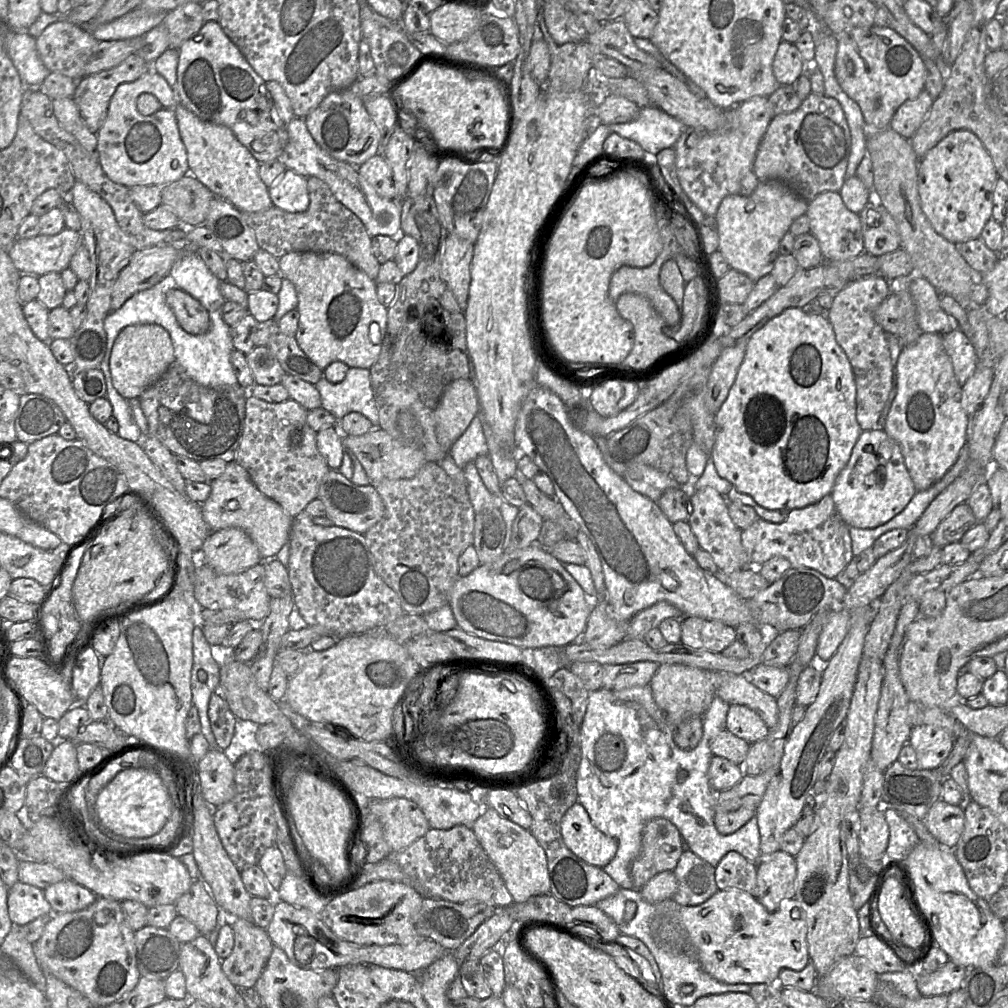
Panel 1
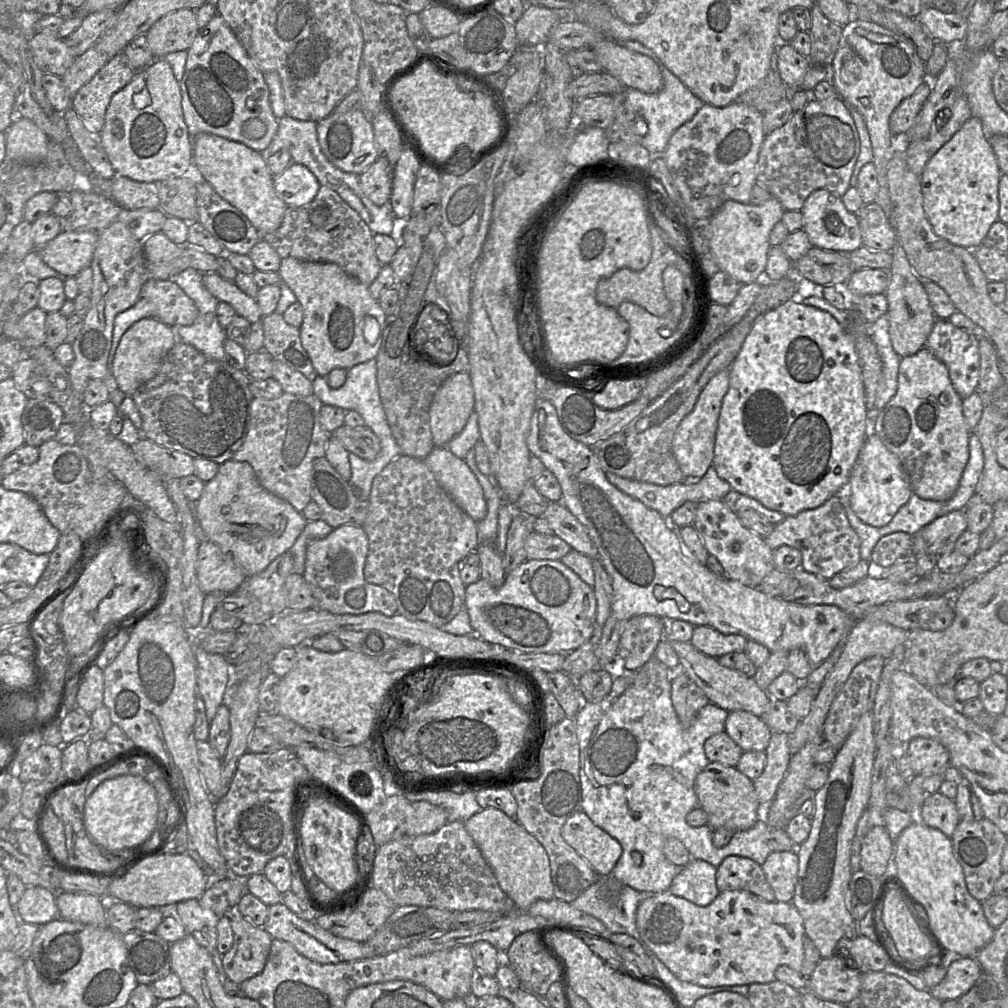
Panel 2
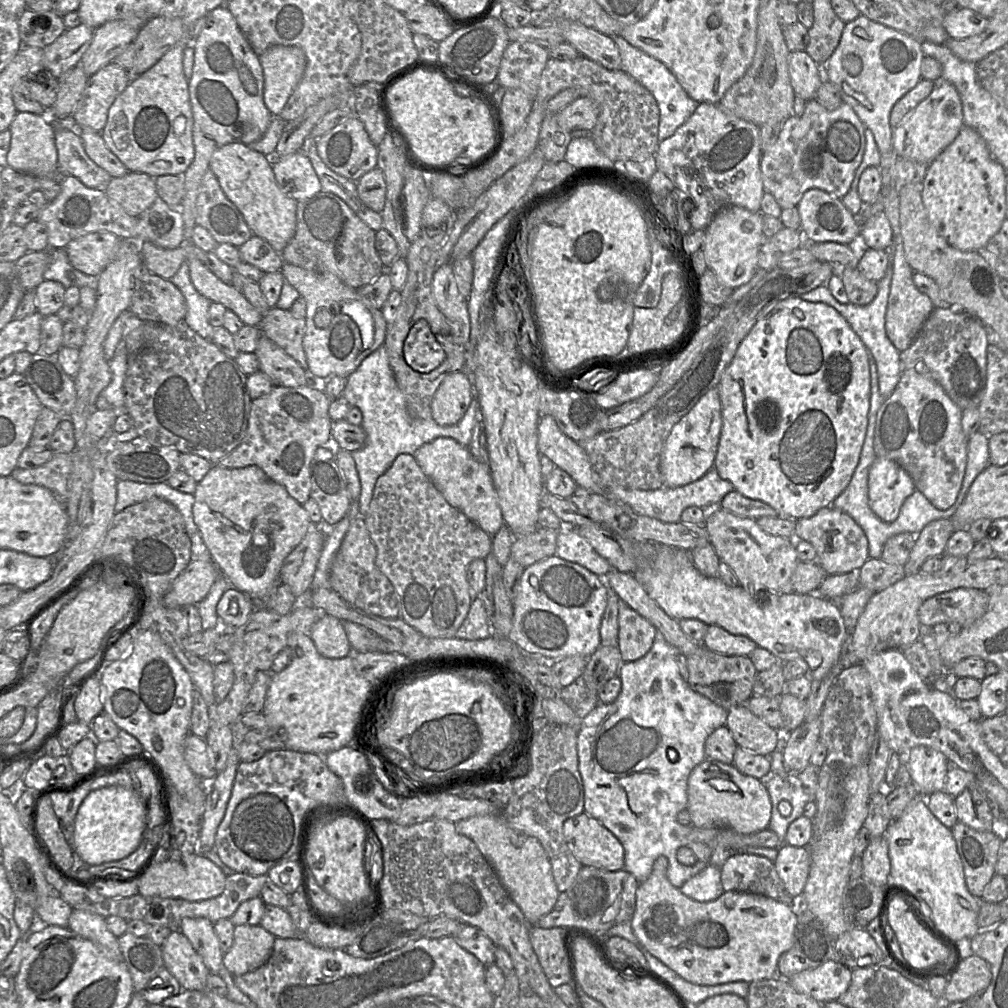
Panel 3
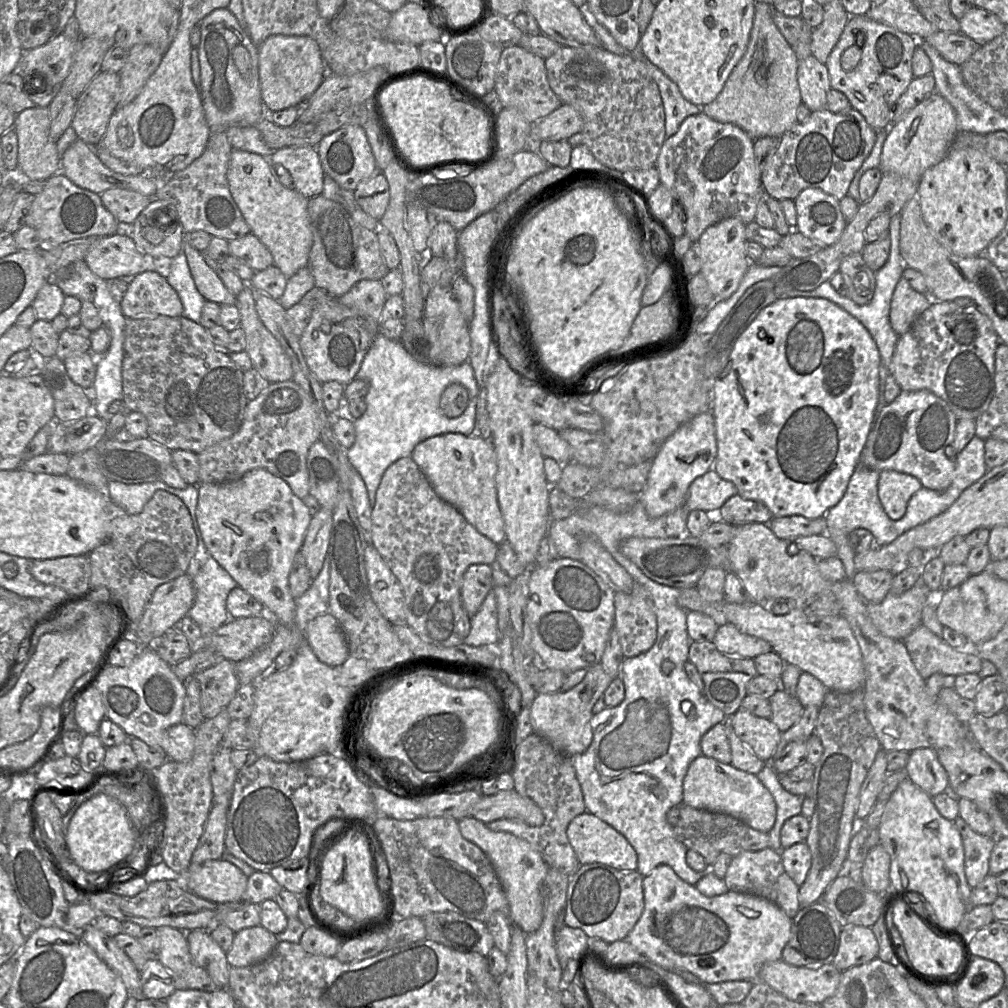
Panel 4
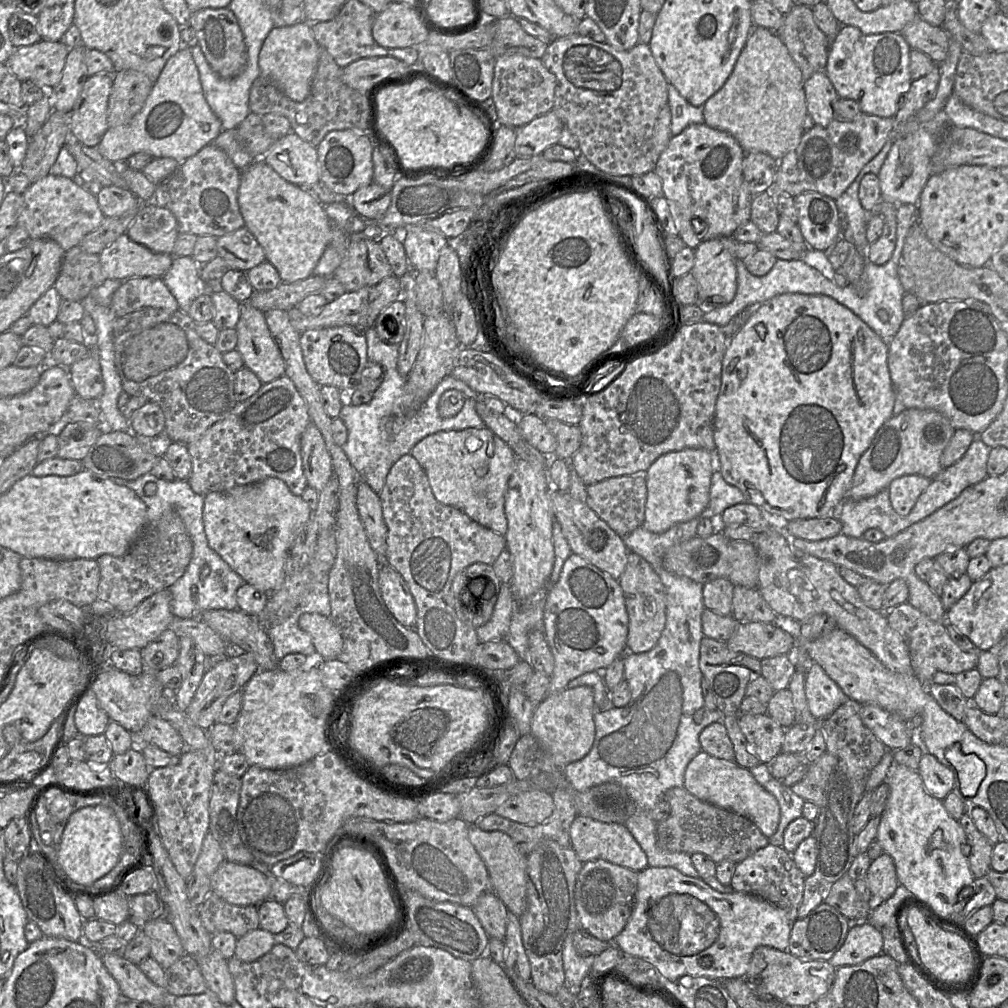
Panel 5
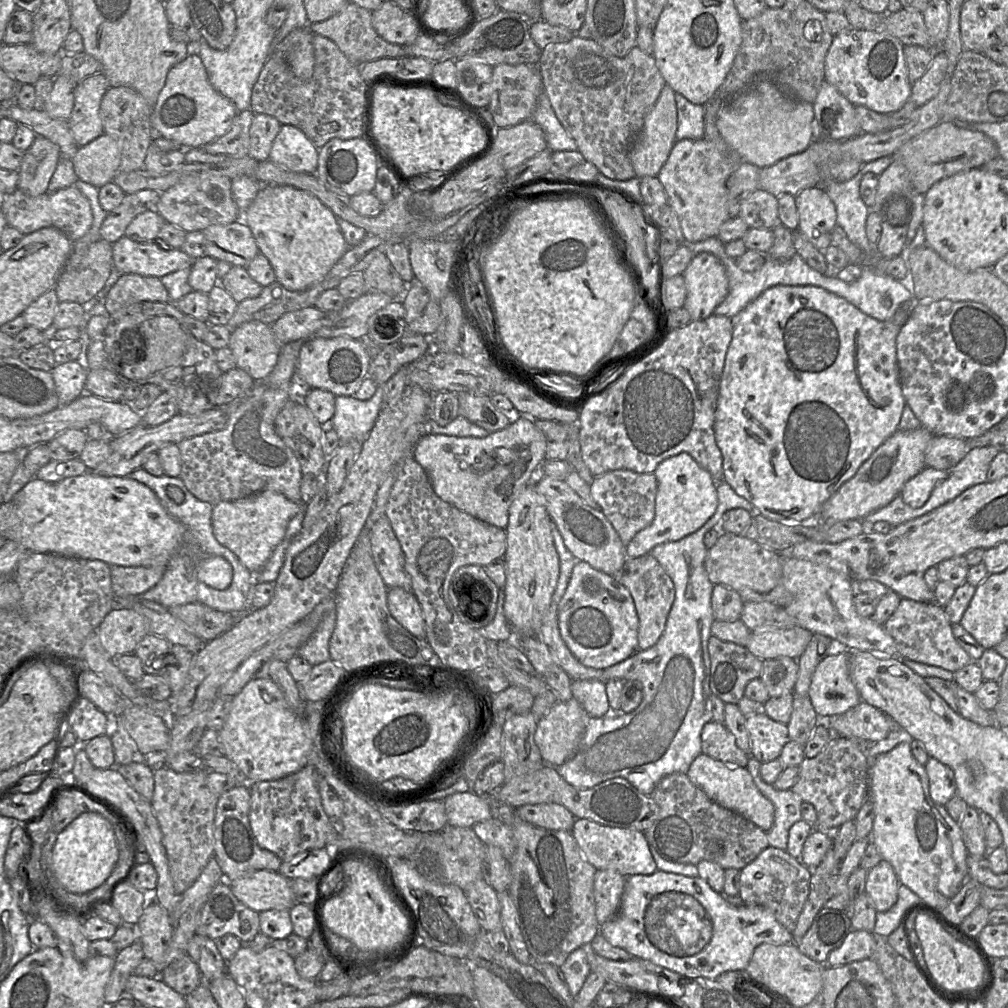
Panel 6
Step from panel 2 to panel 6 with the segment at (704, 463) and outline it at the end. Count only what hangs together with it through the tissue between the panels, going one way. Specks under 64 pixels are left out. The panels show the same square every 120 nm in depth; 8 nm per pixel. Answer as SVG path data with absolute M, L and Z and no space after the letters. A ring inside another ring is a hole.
M681 452L663 460L653 474L657 479L655 516L652 523L639 531L627 544L627 558L650 554L659 544L678 541L695 532L717 508L716 482L688 453Z

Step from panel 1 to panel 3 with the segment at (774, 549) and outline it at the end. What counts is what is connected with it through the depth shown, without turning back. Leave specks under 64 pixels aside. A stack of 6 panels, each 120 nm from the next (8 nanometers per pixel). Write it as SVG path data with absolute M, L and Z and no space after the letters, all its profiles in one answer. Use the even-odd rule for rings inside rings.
M831 506L813 516L796 520L794 539L809 542L816 551L816 562L827 575L857 571L869 559L868 539L863 529L845 512Z

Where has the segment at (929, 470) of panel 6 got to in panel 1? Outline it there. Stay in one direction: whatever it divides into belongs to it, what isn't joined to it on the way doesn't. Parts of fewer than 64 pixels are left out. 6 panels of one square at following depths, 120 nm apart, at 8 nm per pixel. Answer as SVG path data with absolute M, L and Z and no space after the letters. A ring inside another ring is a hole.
M882 428L860 433L849 461L837 476L830 494L838 514L848 527L869 529L883 525L899 514L908 505L916 492L917 490L906 468L900 446Z

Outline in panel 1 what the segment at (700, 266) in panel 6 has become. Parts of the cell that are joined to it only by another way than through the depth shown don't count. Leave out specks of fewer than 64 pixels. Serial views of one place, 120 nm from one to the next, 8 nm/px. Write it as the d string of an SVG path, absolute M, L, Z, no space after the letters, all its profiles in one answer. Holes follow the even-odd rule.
M760 180L749 196L728 195L715 214L719 234L718 250L729 264L753 281L770 274L779 253L783 236L798 217L806 214L809 201L778 180Z

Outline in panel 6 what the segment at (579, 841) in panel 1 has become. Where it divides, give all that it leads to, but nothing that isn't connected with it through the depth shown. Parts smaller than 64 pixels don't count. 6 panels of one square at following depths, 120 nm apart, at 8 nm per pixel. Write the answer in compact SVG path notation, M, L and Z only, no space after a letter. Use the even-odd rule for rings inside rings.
M576 818L571 833L585 859L597 870L614 870L625 877L651 875L658 870L649 843L642 831L610 827L591 819Z

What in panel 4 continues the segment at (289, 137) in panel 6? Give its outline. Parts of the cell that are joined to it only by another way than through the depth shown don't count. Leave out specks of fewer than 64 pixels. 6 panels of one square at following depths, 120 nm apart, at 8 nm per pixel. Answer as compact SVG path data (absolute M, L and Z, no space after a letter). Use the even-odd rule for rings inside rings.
M284 147L267 158L273 174L285 187L308 199L321 195L324 172L316 147Z

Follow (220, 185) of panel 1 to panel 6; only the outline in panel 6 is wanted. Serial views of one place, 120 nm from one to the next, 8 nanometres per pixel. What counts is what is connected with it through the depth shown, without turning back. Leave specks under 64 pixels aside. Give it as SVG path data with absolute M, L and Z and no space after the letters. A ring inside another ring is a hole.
M263 185L254 201L242 212L261 253L269 260L276 282L290 291L303 291L322 281L350 248L337 216L318 198L286 185Z

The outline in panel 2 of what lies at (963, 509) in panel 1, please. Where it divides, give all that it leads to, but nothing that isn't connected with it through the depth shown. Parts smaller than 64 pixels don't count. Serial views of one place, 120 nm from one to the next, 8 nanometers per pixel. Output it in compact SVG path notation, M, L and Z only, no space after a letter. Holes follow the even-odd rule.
M965 510L952 511L936 518L913 535L913 558L922 554L940 556L954 550L956 540L966 529Z

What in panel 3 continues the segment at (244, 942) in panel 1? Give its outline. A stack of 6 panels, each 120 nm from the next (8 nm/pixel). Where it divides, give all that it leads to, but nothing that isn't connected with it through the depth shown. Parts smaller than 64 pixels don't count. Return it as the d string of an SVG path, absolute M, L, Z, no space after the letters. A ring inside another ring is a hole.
M261 925L235 926L233 944L223 956L223 965L233 976L261 967L272 954L275 939Z

